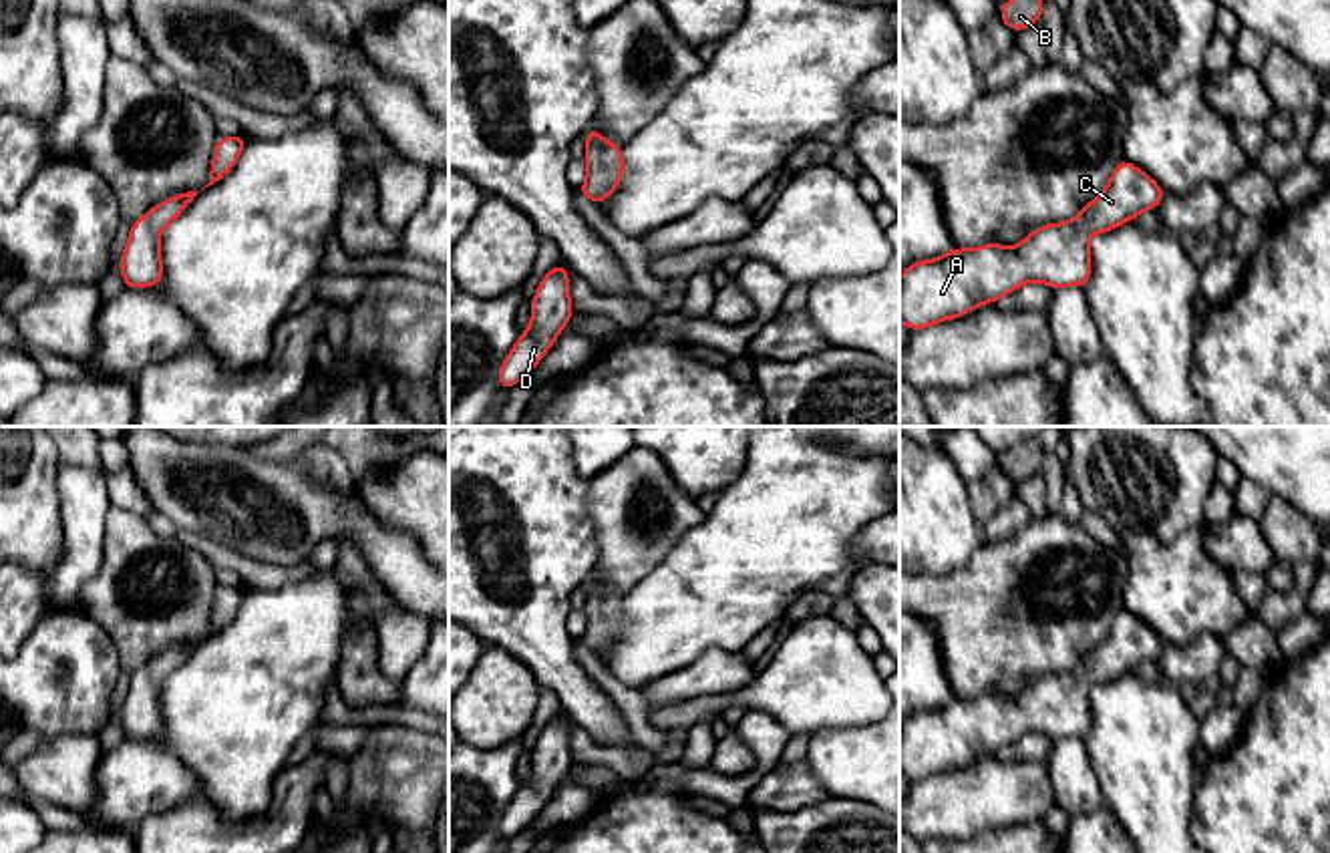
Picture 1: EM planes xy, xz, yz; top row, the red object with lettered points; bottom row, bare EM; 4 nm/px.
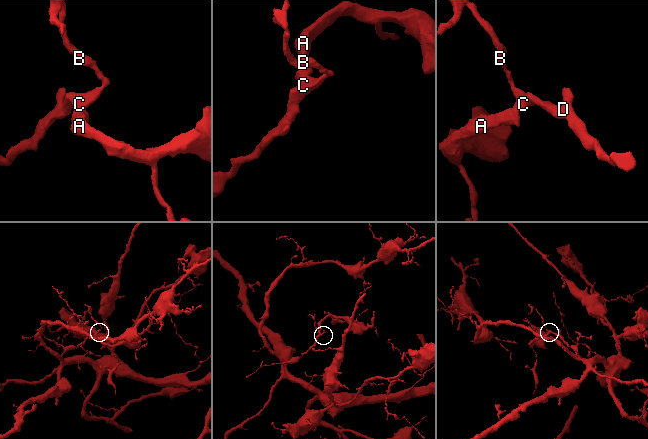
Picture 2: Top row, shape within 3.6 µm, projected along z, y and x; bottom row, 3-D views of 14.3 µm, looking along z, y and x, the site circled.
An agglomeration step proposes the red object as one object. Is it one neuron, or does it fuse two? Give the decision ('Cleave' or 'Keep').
Keep

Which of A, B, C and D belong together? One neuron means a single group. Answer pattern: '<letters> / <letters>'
A B C D

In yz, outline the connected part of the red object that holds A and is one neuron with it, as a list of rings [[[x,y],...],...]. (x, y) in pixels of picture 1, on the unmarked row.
[[[1121,610],[1107,638],[1074,670],[1032,680],[1018,696],[952,698],[942,708],[901,720],[899,773],[911,783],[966,766],[982,754],[1014,744],[1024,732],[1052,740],[1091,732],[1089,690],[1133,672],[1165,650],[1161,636]]]

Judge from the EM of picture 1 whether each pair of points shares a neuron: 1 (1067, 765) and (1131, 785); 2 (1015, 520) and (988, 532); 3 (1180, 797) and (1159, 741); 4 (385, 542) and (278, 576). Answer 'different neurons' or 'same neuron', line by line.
1: different neurons
2: same neuron
3: same neuron
4: different neurons

